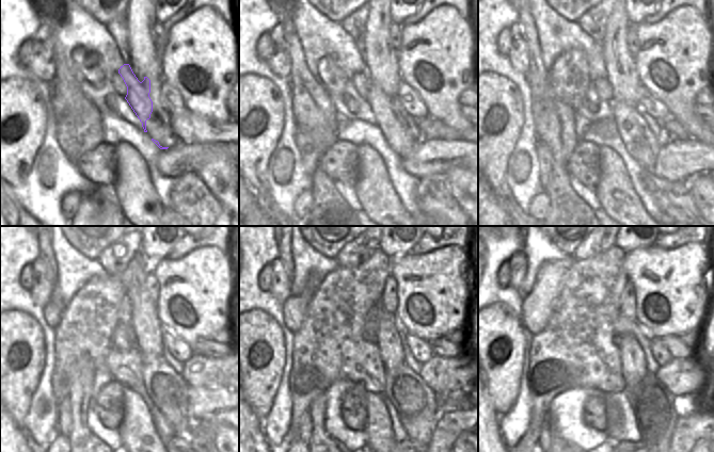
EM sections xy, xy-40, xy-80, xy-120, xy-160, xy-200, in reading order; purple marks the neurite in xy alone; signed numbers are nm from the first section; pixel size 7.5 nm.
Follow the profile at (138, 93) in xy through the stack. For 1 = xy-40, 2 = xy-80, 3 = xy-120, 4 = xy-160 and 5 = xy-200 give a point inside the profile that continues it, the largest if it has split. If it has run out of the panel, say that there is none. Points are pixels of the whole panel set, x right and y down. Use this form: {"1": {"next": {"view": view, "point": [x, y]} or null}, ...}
{"1": {"next": {"view": "xy-40", "point": [386, 110]}}, "2": {"next": {"view": "xy-80", "point": [623, 115]}}, "3": {"next": {"view": "xy-120", "point": [172, 400]}}, "4": {"next": {"view": "xy-160", "point": [417, 407]}}, "5": {"next": {"view": "xy-200", "point": [655, 409]}}}

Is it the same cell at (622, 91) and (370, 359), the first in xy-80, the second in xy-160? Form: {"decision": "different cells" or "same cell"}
{"decision": "different cells"}

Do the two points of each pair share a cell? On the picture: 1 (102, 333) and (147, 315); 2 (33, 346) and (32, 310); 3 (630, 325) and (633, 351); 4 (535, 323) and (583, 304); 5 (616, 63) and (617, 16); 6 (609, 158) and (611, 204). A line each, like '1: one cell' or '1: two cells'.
1: two cells
2: two cells
3: two cells
4: two cells
5: one cell
6: one cell

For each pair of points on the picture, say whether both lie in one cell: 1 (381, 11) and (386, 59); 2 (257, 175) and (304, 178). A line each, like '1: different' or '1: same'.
1: same
2: different

